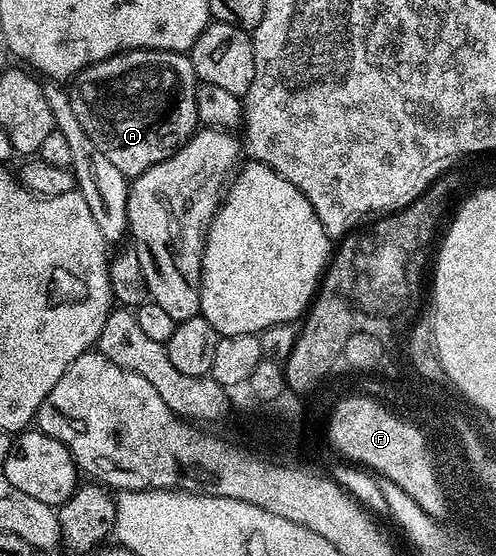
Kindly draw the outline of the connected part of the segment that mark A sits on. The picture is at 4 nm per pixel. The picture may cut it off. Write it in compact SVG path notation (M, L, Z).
M128 50L105 58L78 75L72 87L76 119L96 147L130 180L167 162L199 129L196 96L200 83L189 53L177 50Z

